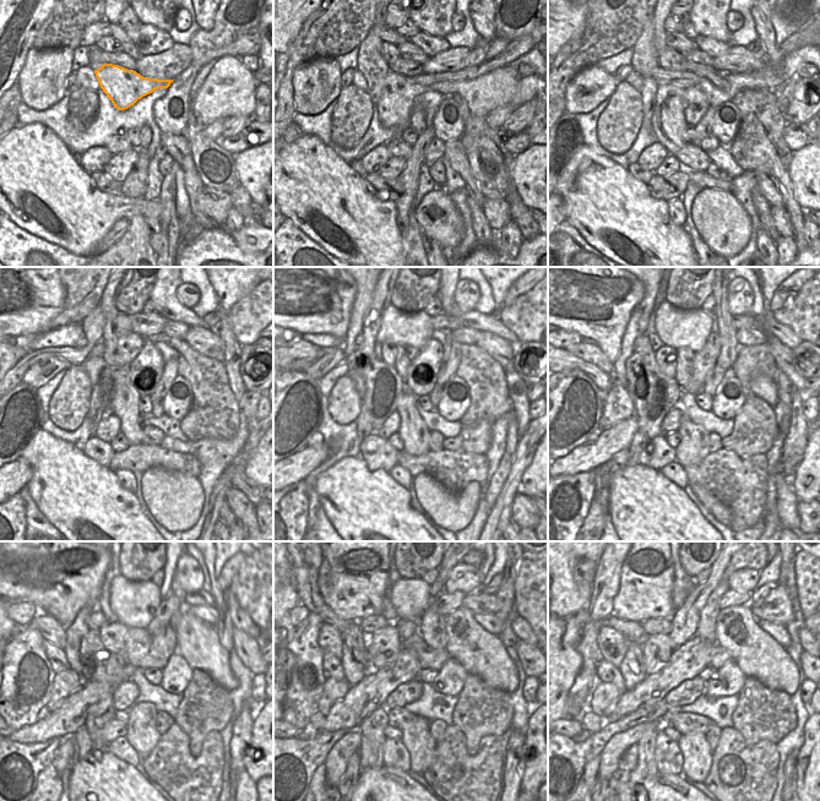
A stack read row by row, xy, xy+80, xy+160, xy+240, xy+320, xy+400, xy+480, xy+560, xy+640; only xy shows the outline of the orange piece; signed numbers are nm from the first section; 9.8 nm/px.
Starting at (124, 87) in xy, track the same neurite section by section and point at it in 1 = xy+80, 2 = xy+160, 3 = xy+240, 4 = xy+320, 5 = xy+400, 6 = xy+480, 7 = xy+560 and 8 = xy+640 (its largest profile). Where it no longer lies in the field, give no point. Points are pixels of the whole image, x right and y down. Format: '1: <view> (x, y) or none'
1: xy+80 (398, 93)
2: xy+160 (668, 120)
3: xy+240 (125, 404)
4: xy+320 (416, 435)
5: xy+400 (693, 448)
6: xy+480 (141, 733)
7: xy+560 (416, 736)
8: xy+640 (696, 751)

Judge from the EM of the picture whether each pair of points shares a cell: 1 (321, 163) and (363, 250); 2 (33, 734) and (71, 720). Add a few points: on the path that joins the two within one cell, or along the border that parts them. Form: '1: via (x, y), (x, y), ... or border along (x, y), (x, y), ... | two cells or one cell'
1: via (321, 185), (321, 192), (357, 228) | one cell
2: via (43, 730), (61, 723) | one cell

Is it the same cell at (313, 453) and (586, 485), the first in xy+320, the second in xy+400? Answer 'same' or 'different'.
different

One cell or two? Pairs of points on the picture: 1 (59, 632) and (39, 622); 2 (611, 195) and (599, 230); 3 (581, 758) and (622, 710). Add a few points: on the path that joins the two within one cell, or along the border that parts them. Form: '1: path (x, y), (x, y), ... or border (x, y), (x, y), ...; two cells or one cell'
1: path (54, 632), (44, 624); one cell
2: path (611, 203), (611, 219), (608, 222); one cell
3: border (639, 708), (617, 720), (604, 723); two cells

